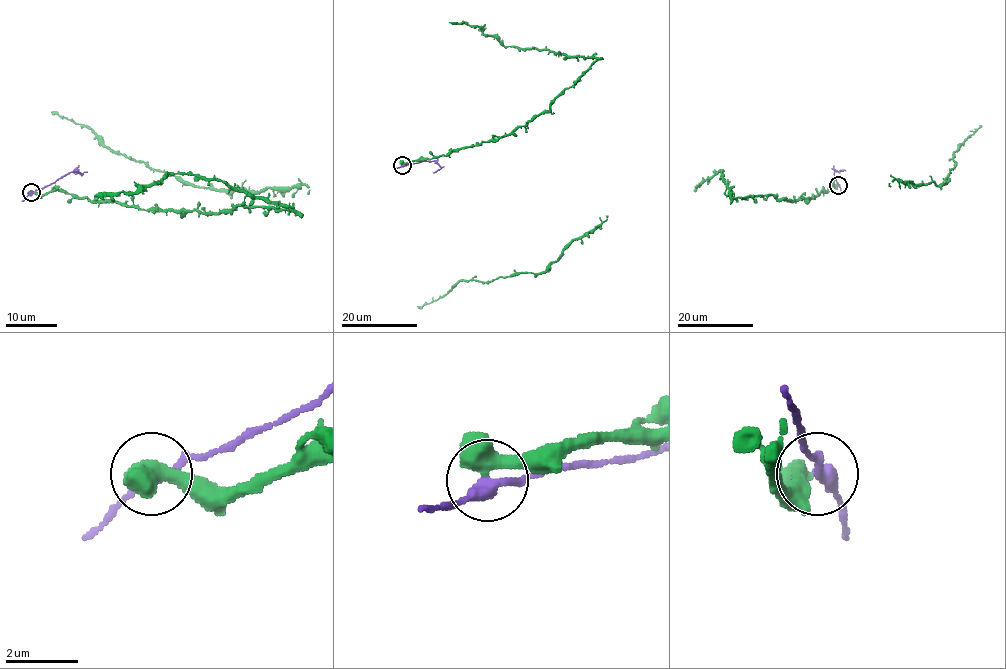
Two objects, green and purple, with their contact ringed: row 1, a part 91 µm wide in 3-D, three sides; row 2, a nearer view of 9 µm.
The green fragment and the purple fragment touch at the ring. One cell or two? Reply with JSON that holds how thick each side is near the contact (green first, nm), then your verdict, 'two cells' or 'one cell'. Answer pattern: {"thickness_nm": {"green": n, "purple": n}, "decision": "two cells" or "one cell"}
{"thickness_nm": {"green": 440, "purple": 340}, "decision": "two cells"}

